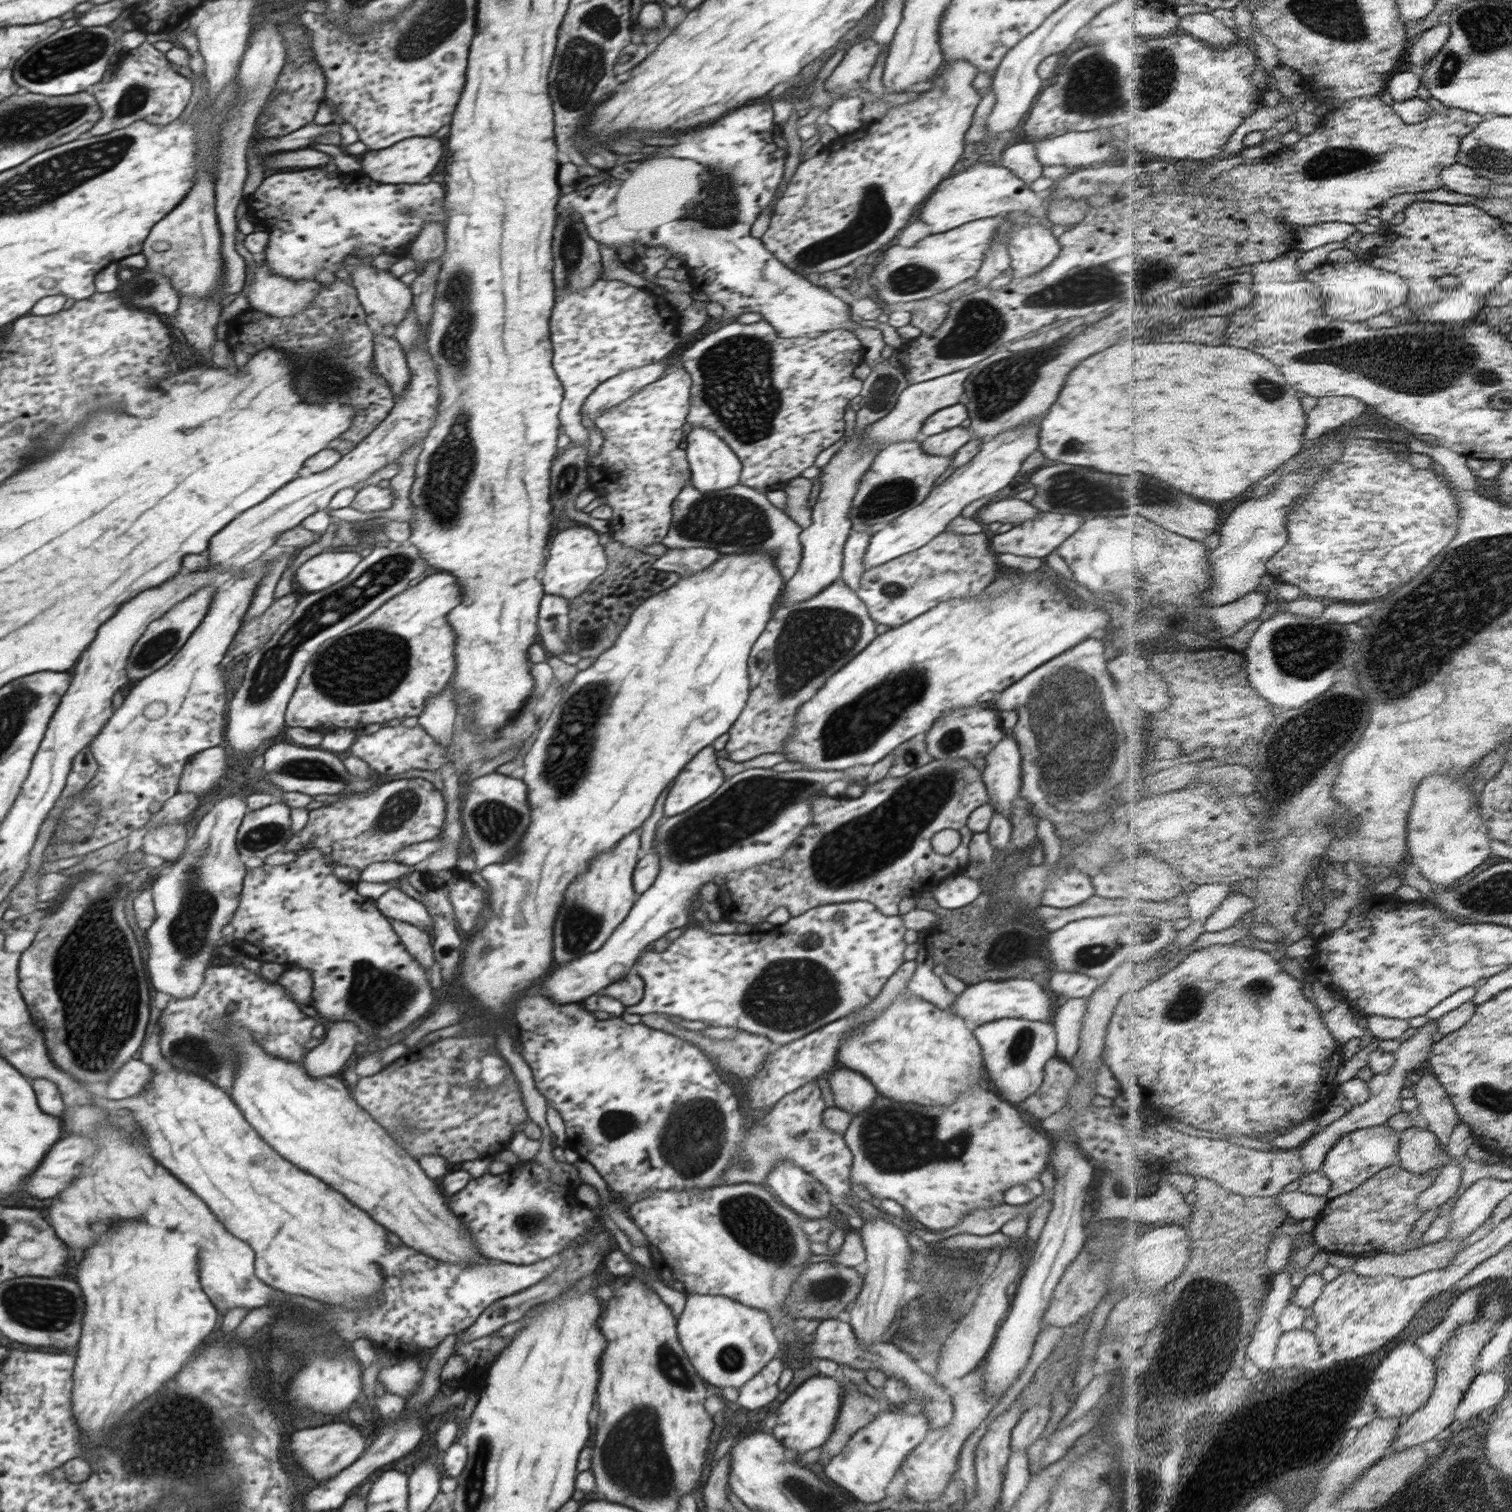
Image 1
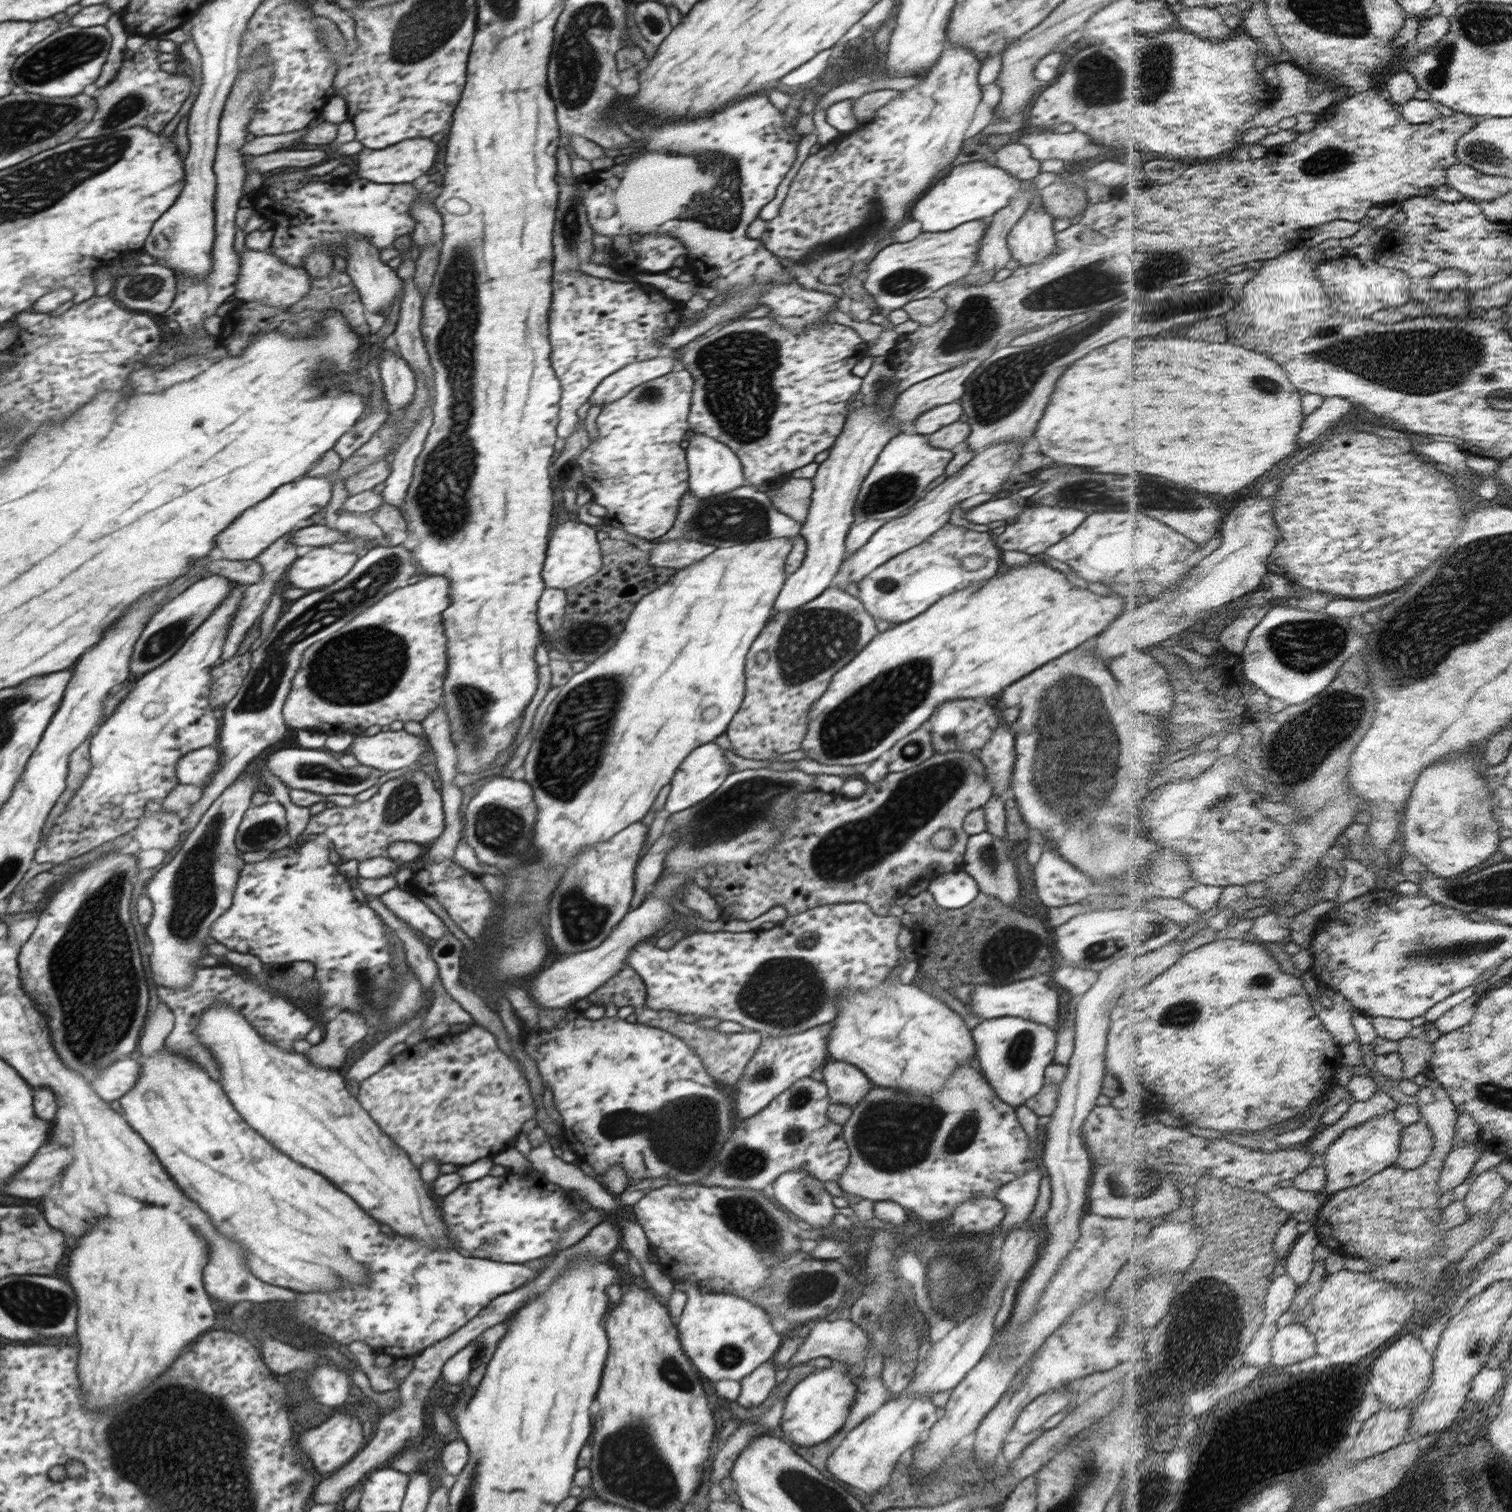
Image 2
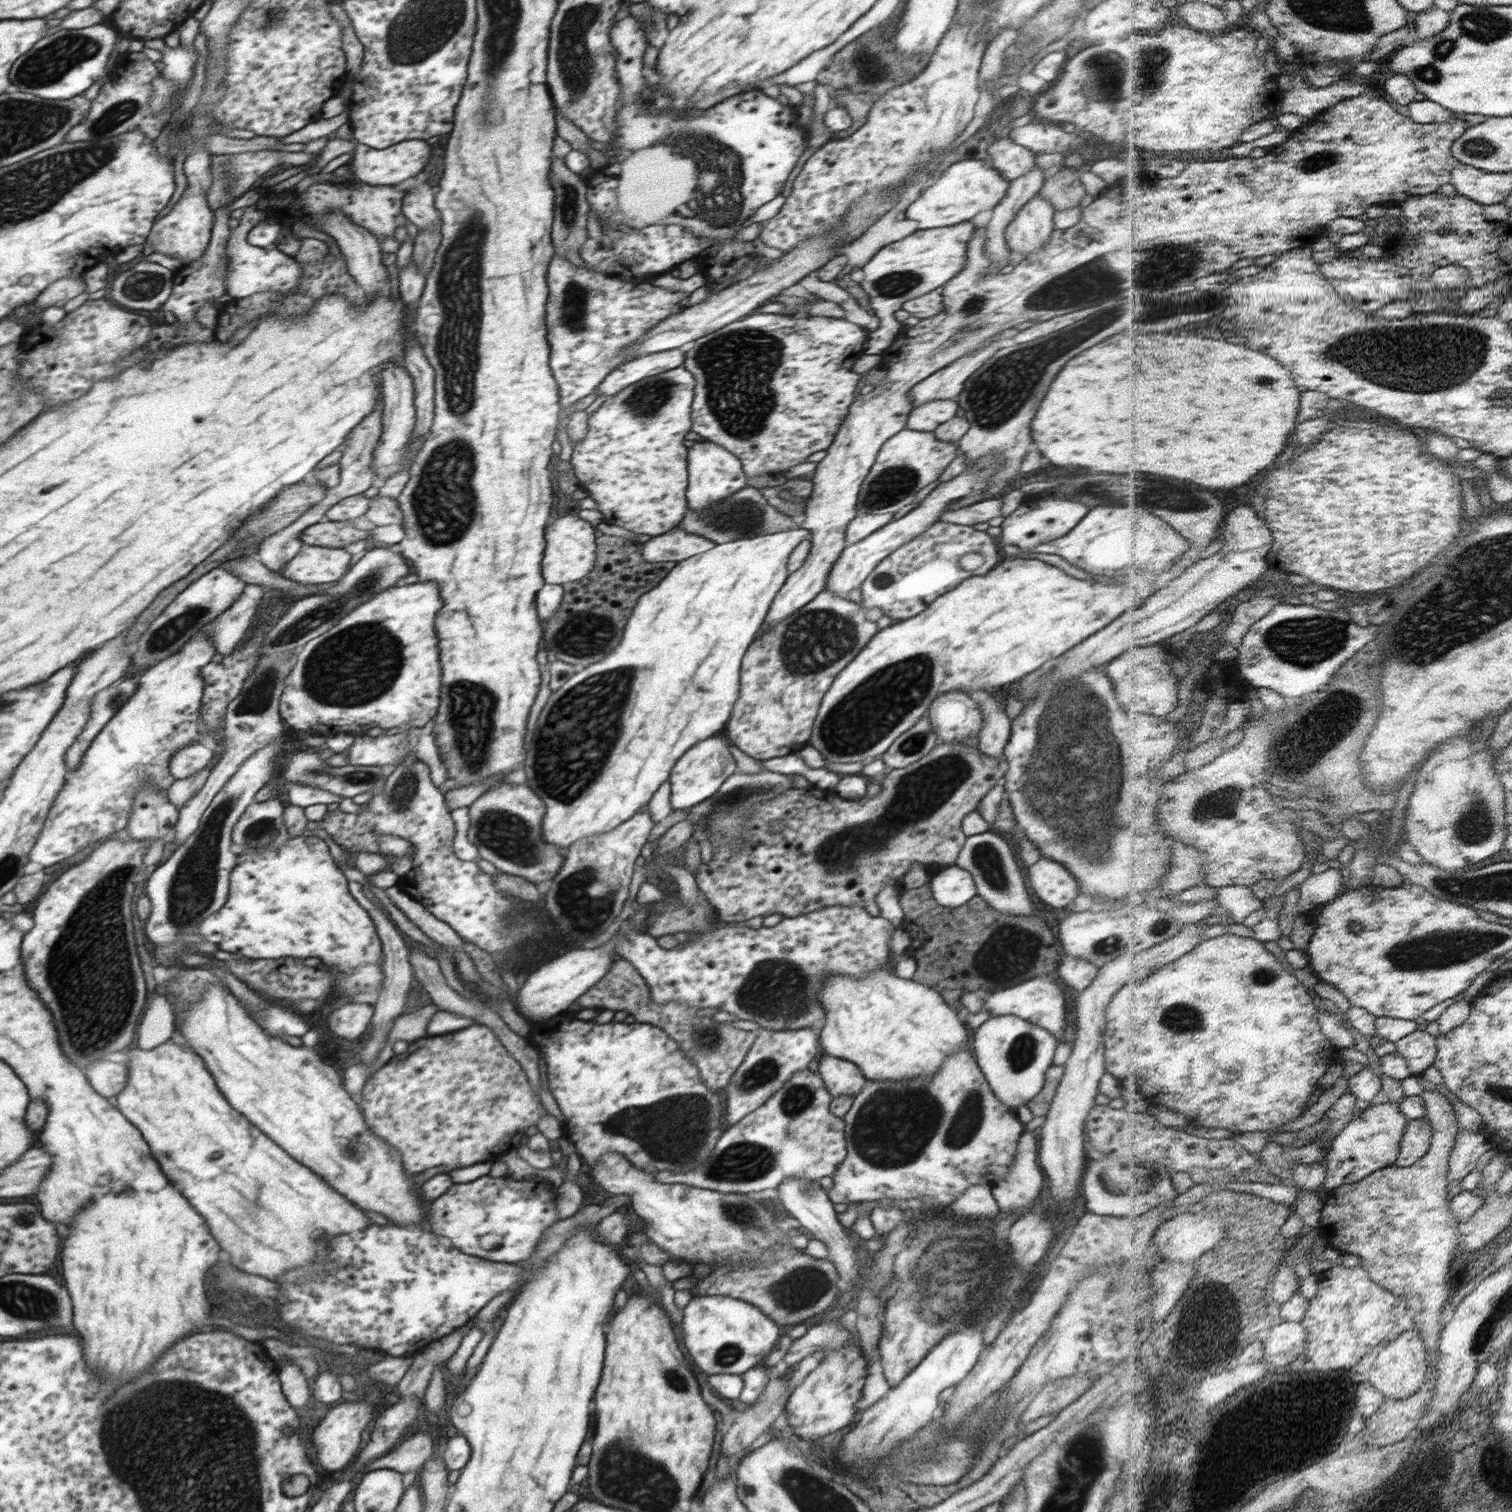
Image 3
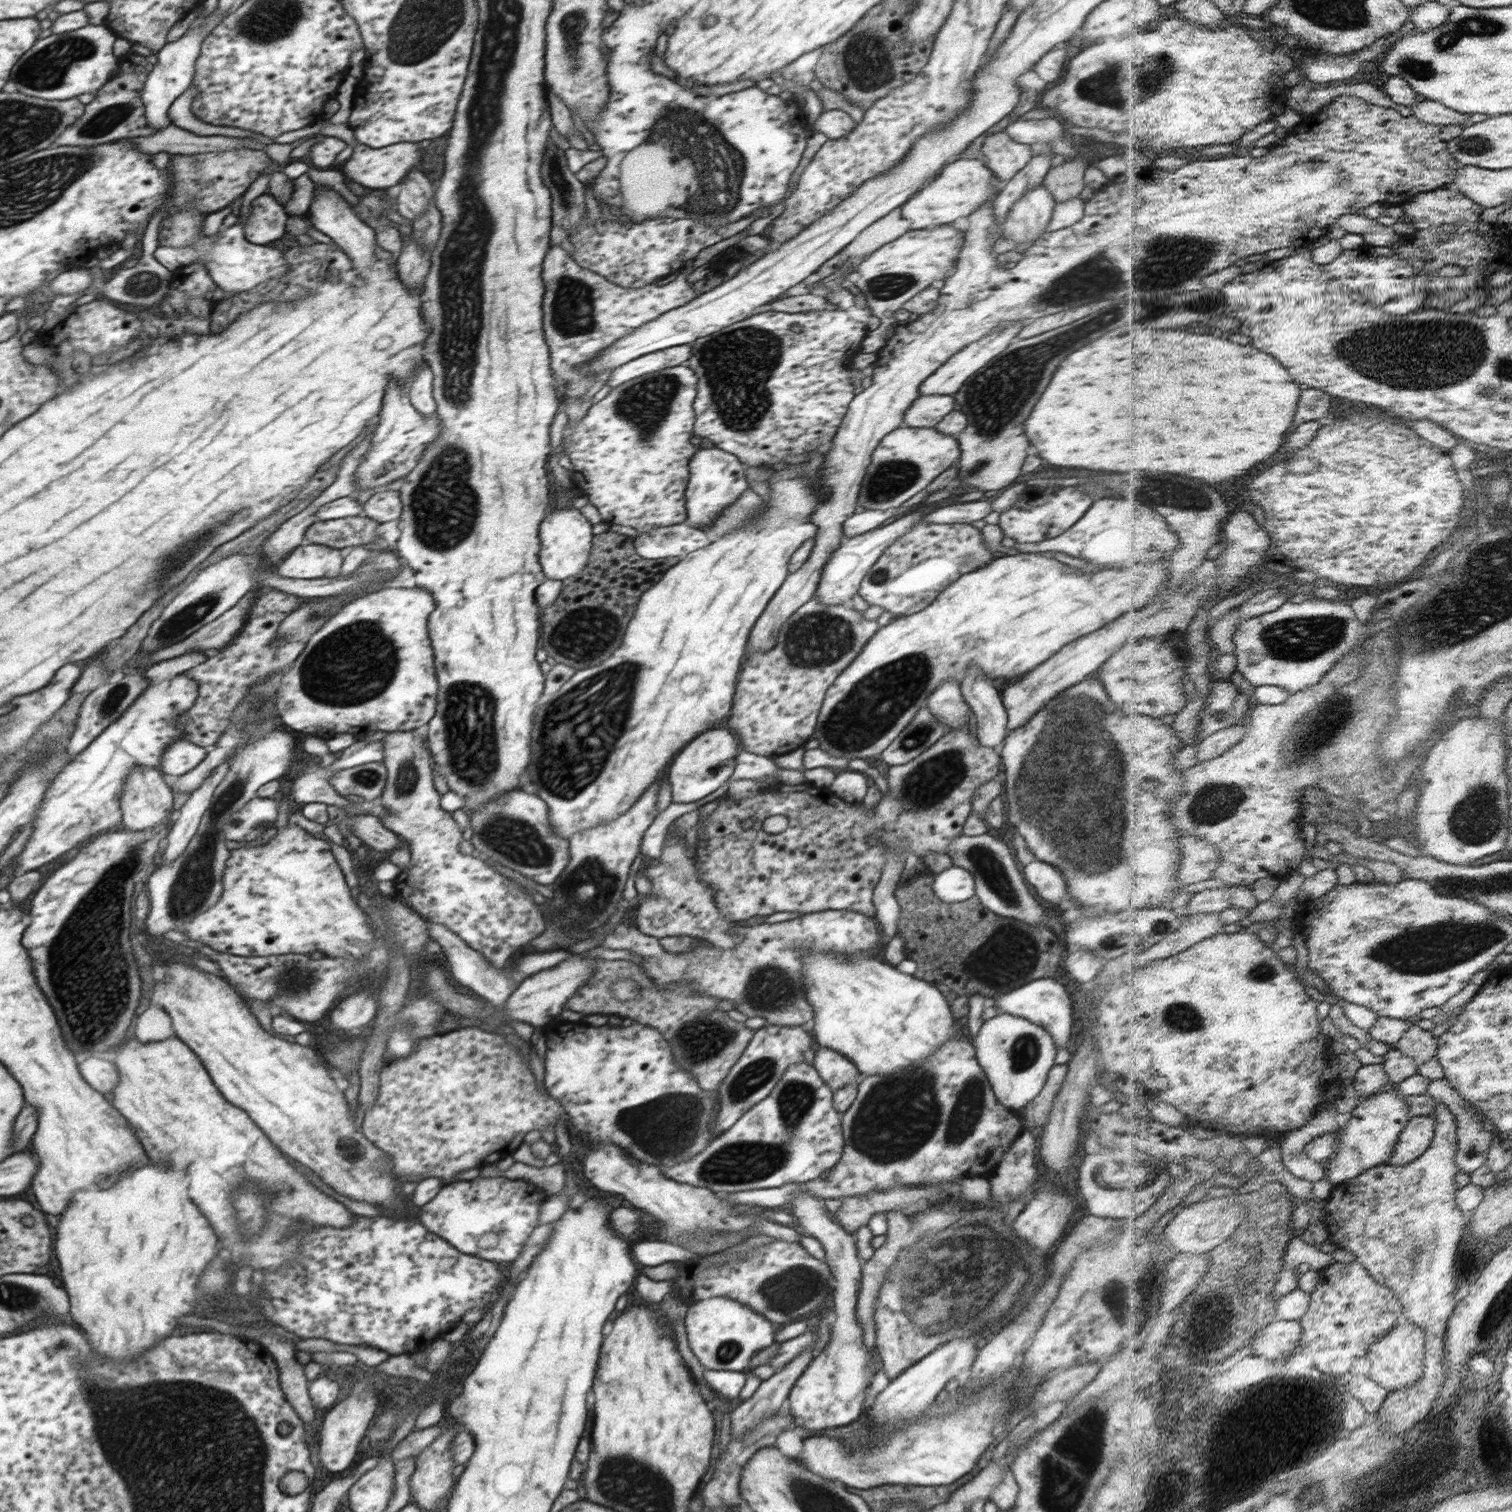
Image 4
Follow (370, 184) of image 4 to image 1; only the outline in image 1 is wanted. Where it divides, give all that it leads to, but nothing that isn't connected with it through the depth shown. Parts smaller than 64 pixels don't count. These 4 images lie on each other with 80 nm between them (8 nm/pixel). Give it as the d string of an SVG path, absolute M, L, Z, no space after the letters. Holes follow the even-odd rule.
M410 138L410 140L402 140L394 144L392 148L384 148L380 152L374 152L374 150L366 152L362 160L362 170L372 180L378 180L382 184L416 184L422 178L430 176L430 170L438 166L442 154L444 154L442 142L436 138ZM406 168L410 174L406 174Z

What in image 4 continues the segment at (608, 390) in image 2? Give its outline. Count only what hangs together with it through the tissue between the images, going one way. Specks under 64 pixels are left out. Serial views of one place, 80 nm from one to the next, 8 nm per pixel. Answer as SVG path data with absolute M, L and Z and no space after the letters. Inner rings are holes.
M690 344L670 347L664 350L652 352L644 356L635 358L631 362L620 366L620 368L610 372L608 386L616 388L618 384L624 384L626 380L648 375L664 368L683 365L692 356Z

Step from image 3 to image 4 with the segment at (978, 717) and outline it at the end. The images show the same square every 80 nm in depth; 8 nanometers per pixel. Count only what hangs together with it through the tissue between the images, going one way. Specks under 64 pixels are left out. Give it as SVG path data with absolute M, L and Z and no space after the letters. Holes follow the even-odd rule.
M952 679L936 688L926 706L939 723L951 730L968 726L973 711L963 698L960 684Z

